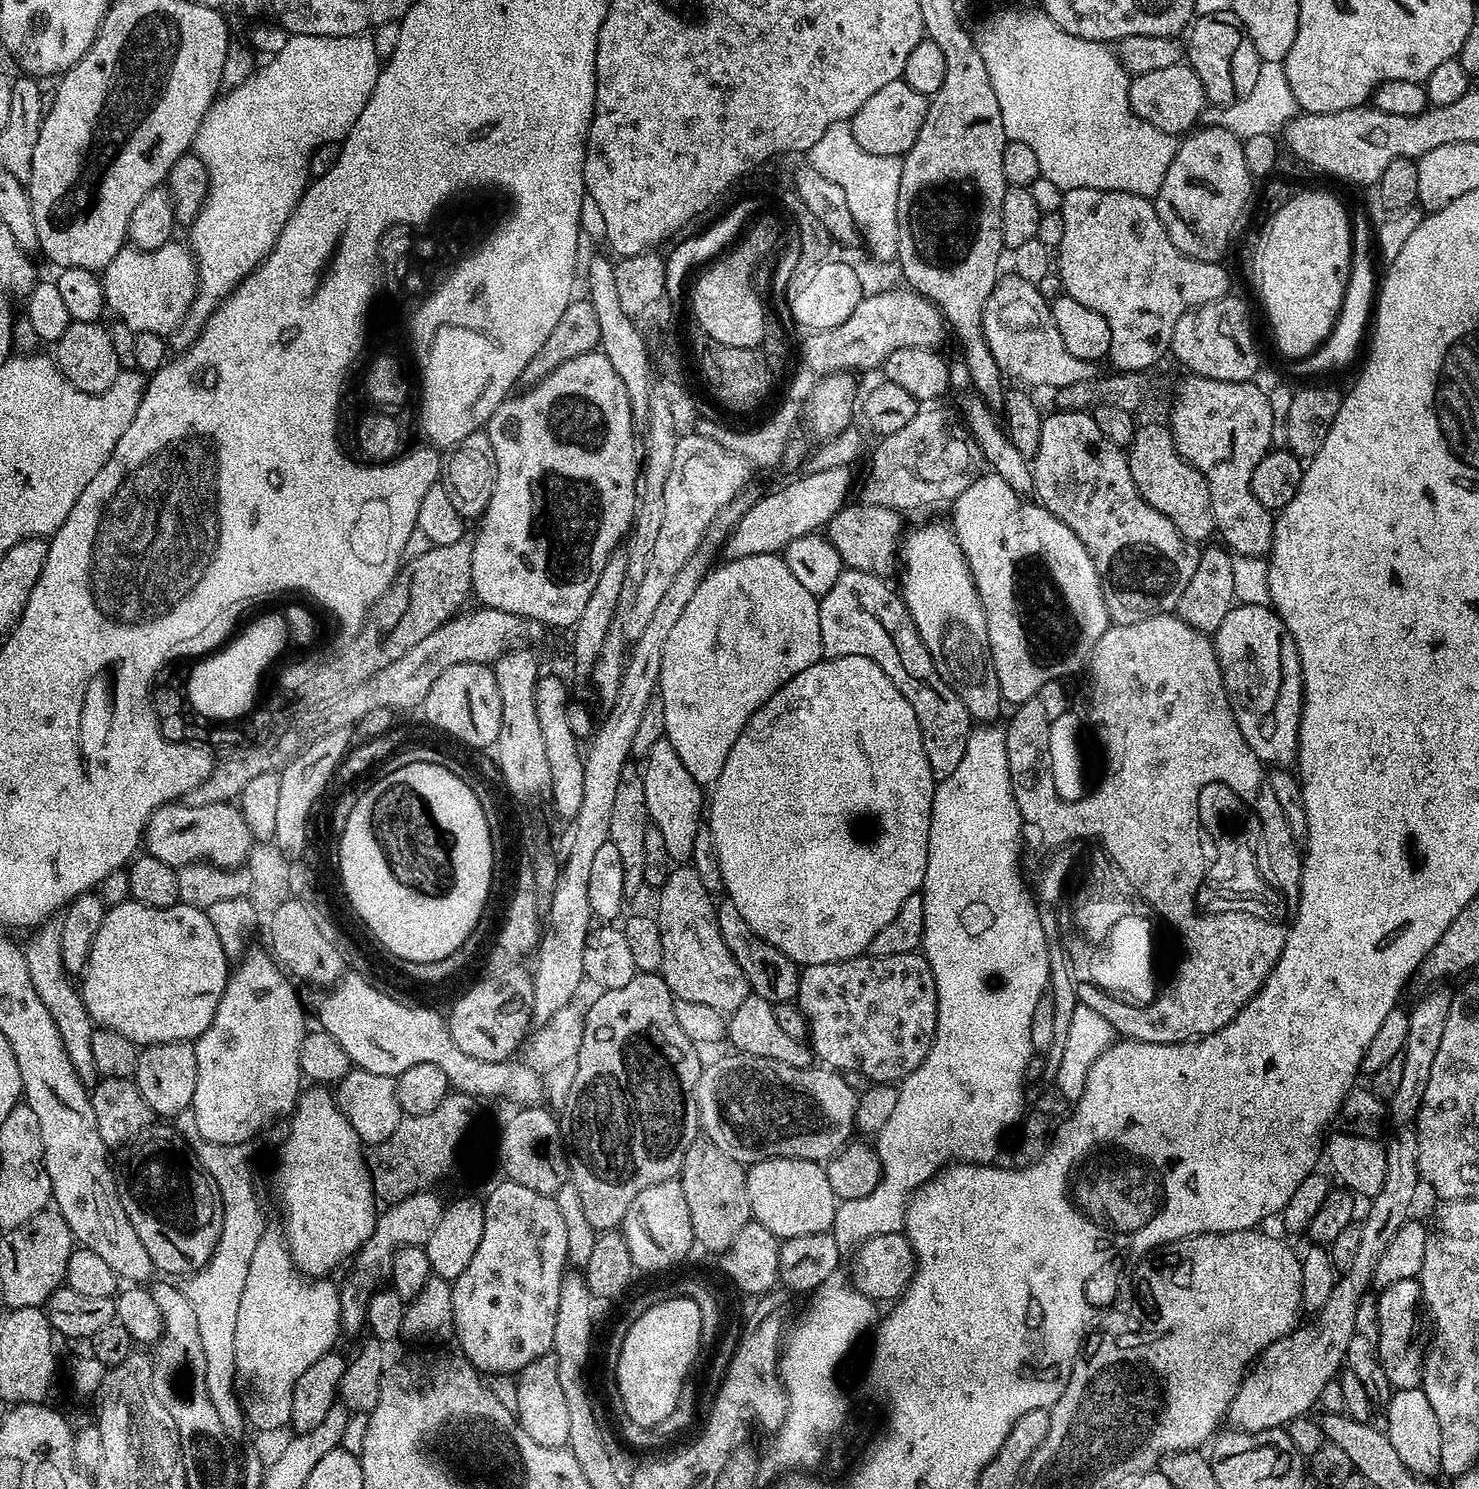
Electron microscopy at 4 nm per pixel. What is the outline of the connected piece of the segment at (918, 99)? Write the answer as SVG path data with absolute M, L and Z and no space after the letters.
M903 78L890 82L890 86L882 86L878 94L866 98L862 106L851 118L854 142L875 156L898 156L911 150L918 134L922 130L922 122L926 122L929 97L915 92Z

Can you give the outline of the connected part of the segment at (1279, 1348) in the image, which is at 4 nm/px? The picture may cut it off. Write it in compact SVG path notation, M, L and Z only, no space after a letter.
M1444 986L1433 987L1429 992L1432 993L1425 1000L1418 1001L1408 1012L1410 1030L1406 1034L1402 1053L1402 1082L1398 1086L1398 1094L1394 1094L1394 1098L1386 1104L1386 1116L1390 1121L1388 1137L1386 1132L1382 1140L1386 1154L1386 1182L1382 1182L1382 1190L1371 1197L1368 1217L1360 1224L1362 1239L1358 1254L1354 1262L1343 1269L1326 1306L1322 1306L1322 1310L1311 1317L1312 1324L1298 1326L1288 1336L1271 1344L1248 1369L1238 1394L1234 1394L1234 1402L1230 1402L1228 1407L1226 1420L1232 1423L1229 1425L1233 1429L1261 1432L1284 1428L1291 1420L1297 1420L1299 1416L1311 1413L1312 1407L1317 1407L1322 1386L1330 1382L1345 1363L1347 1346L1353 1336L1355 1314L1363 1296L1370 1292L1378 1261L1382 1259L1386 1246L1390 1246L1394 1234L1398 1234L1398 1230L1402 1230L1404 1223L1410 1219L1411 1212L1408 1211L1412 1208L1416 1187L1422 1184L1418 1166L1416 1119L1422 1106L1426 1082L1430 1082L1430 1066L1434 1066L1434 1057L1442 1042L1442 1030L1446 1026L1453 997L1453 993L1447 992Z

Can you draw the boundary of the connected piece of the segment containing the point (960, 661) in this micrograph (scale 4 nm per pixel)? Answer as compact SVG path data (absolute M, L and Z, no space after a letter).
M947 523L924 524L921 528L916 528L911 532L912 529L902 540L903 602L908 608L908 613L912 615L912 621L926 646L926 650L930 650L930 658L934 662L938 674L942 674L945 682L956 691L958 698L962 698L962 702L968 713L972 715L973 721L995 721L992 719L1000 712L1002 697L990 654L986 614L982 608L972 572L968 568L960 544L956 540L956 534Z

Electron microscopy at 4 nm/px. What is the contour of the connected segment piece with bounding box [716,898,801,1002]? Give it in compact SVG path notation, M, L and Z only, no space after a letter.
M724 898L716 905L716 917L718 918L718 930L722 930L722 938L726 941L726 946L730 946L730 954L734 954L734 962L742 966L742 974L746 974L748 987L755 995L766 998L773 1002L795 1001L800 985L801 969L793 960L786 958L782 950L770 946L738 914L734 902Z

